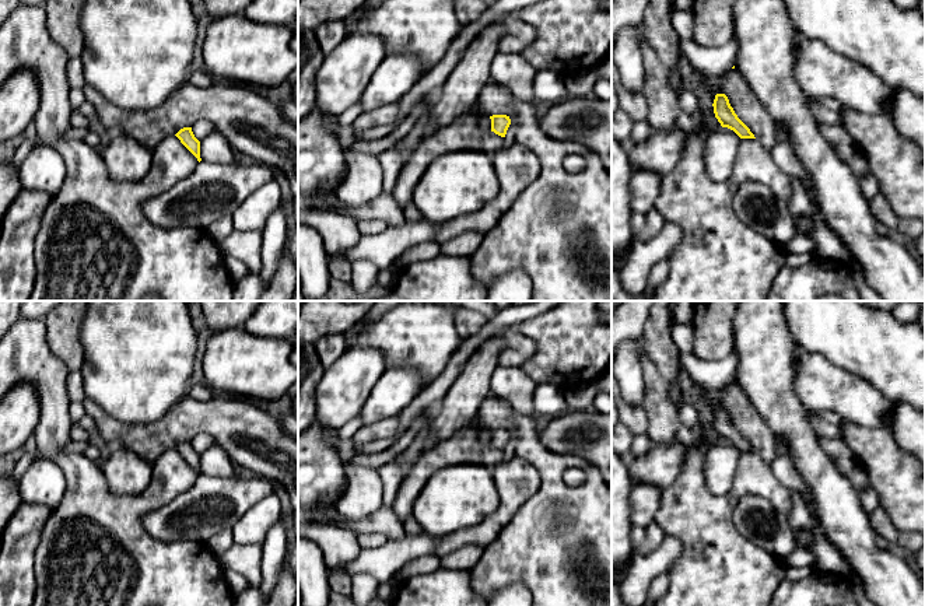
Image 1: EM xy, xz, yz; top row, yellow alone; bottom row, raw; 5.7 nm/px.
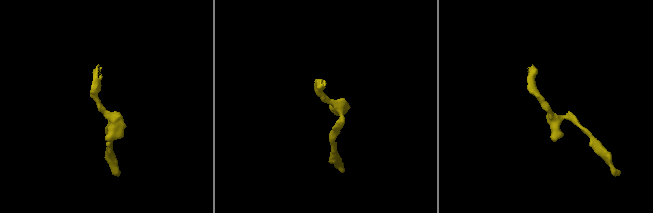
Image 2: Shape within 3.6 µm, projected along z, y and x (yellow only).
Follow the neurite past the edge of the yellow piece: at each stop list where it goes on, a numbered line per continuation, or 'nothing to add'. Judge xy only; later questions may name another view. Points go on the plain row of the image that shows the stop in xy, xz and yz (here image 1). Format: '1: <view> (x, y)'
nothing to add

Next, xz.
nothing to add

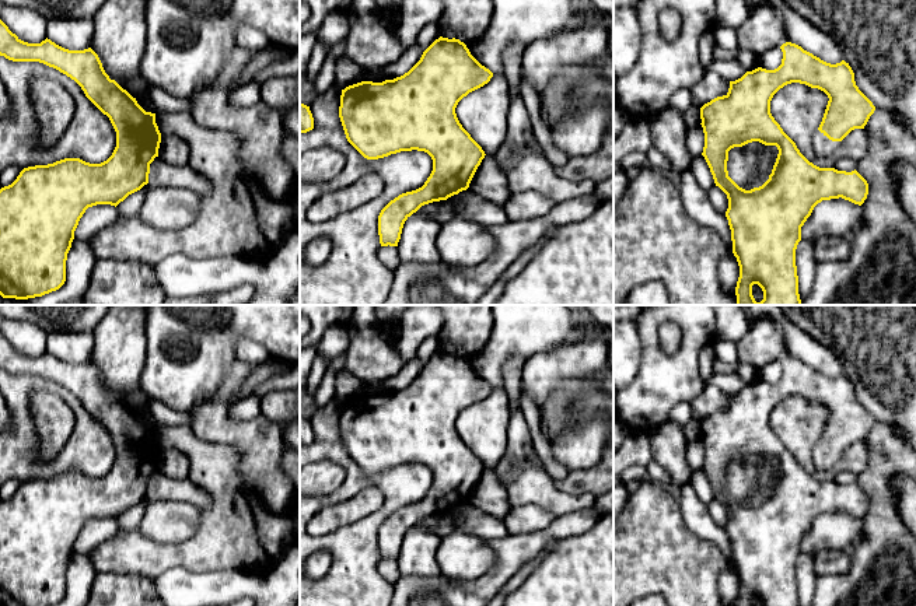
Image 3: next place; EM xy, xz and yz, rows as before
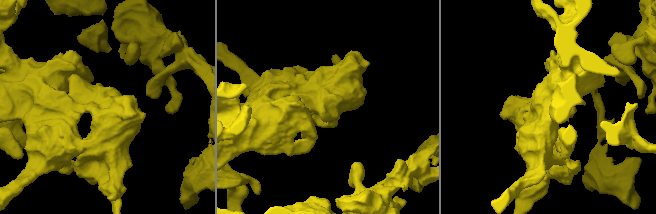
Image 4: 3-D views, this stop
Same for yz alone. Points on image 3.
1: yz (822, 459)
2: yz (750, 479)

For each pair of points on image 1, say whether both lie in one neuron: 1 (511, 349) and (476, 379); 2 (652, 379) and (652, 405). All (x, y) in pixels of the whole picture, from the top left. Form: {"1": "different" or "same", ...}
{"1": "different", "2": "same"}

